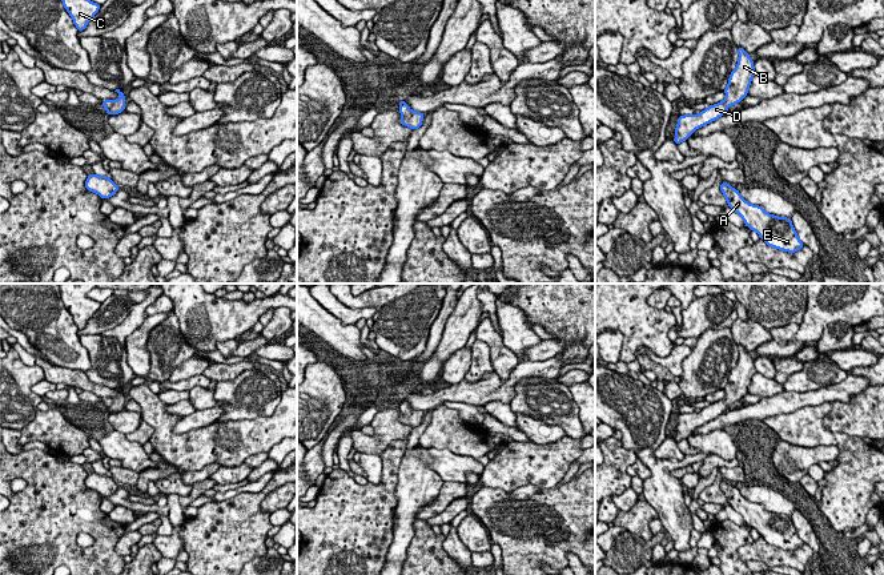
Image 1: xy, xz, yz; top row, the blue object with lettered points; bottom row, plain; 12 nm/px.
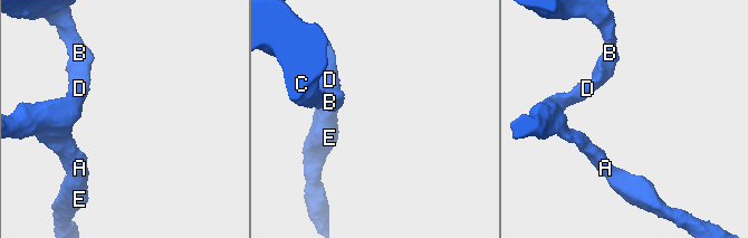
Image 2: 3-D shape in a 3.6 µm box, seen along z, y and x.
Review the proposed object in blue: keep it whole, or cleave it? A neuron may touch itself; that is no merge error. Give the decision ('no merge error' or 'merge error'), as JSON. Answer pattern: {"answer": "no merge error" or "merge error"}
{"answer": "no merge error"}

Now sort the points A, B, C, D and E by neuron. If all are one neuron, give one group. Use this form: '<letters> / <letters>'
A B C D E

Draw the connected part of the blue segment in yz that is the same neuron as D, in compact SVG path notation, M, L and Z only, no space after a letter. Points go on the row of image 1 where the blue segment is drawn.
M738 47L738 65L731 72L728 85L724 89L726 98L718 104L710 105L699 114L679 116L675 128L676 137L672 140L676 145L687 141L692 132L718 120L727 113L727 109L736 102L740 102L747 95L752 77L756 75L754 61L750 55Z

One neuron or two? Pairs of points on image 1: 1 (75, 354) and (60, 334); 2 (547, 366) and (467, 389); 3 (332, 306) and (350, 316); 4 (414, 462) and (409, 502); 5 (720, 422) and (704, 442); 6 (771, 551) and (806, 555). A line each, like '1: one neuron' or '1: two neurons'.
1: one neuron
2: one neuron
3: one neuron
4: one neuron
5: two neurons
6: one neuron

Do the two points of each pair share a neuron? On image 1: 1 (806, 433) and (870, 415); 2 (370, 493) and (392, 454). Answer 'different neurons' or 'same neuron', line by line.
1: different neurons
2: same neuron

